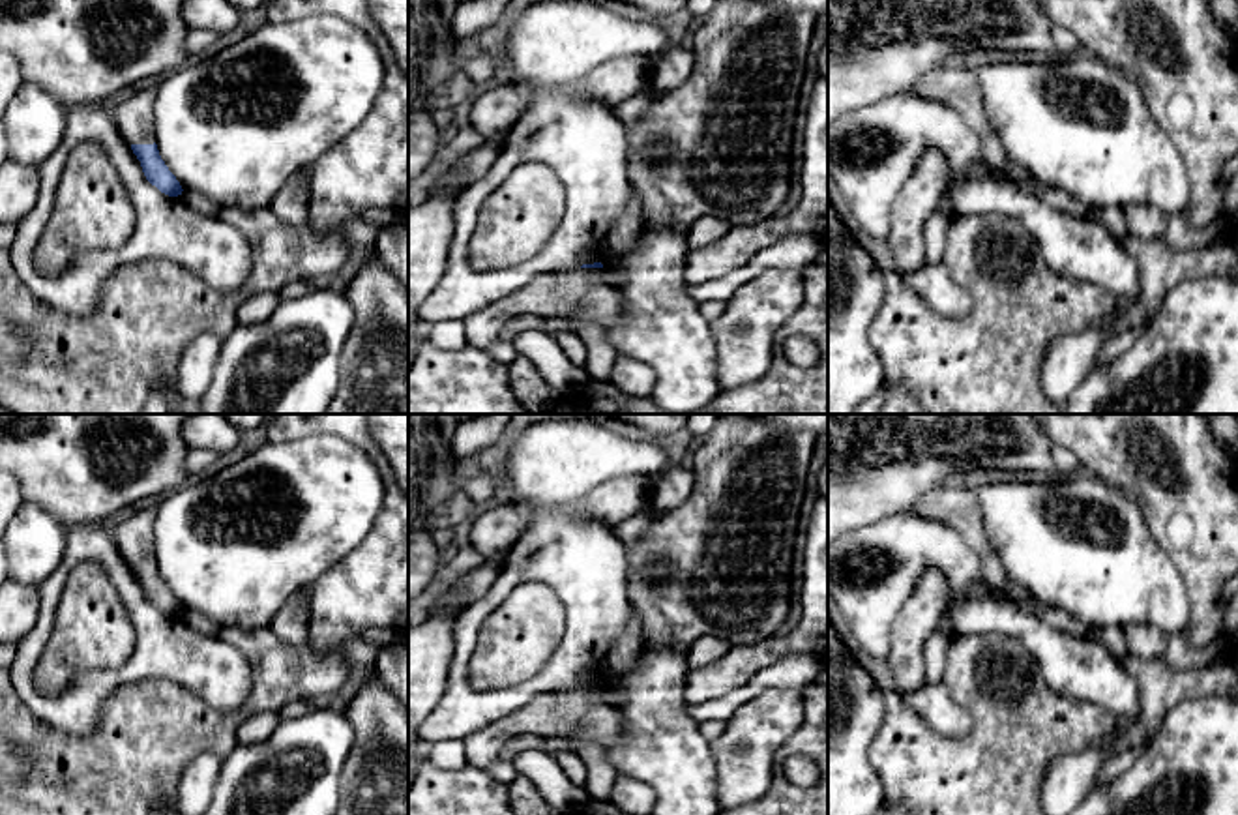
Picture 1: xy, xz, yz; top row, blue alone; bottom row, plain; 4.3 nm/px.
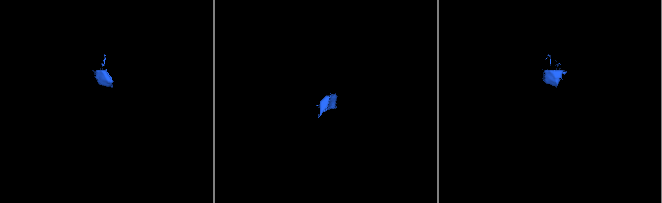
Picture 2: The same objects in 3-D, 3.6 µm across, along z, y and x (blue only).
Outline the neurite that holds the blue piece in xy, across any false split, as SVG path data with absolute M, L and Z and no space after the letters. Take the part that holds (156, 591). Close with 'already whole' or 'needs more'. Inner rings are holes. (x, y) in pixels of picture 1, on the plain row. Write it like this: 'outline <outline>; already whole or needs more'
outline M155 506L133 511L112 528L114 541L140 581L146 600L169 616L182 615L182 605L169 590L155 564Z; needs more

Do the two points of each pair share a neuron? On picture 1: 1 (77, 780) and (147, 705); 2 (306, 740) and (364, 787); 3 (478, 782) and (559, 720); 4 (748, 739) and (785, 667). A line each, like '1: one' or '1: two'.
1: one
2: two
3: two
4: two

